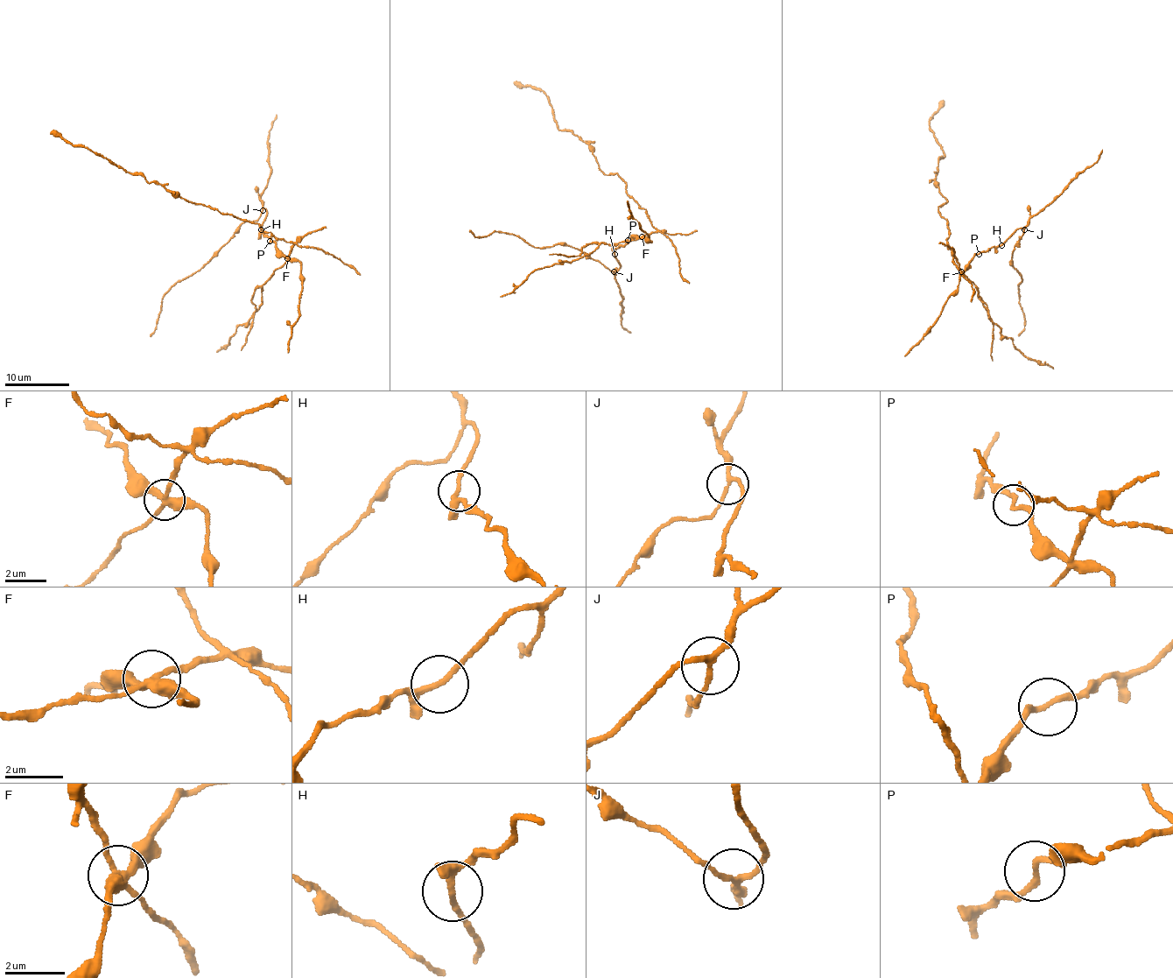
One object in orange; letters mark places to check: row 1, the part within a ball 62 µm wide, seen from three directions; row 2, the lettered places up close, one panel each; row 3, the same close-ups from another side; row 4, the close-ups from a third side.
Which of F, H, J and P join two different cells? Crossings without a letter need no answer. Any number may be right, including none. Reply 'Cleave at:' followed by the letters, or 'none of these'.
Cleave at: F, J

